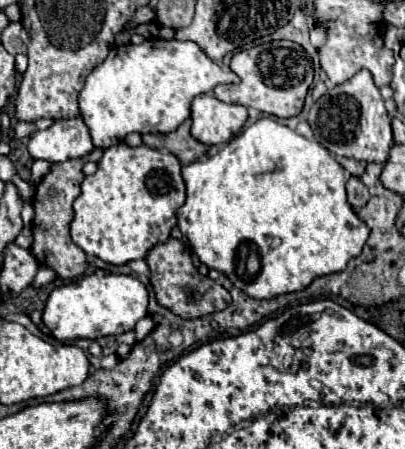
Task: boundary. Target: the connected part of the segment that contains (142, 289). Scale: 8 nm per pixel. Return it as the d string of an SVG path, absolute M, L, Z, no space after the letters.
M106 274L84 276L78 282L70 282L52 290L42 320L50 328L56 340L76 338L102 338L134 330L136 322L148 314L148 290L136 276Z

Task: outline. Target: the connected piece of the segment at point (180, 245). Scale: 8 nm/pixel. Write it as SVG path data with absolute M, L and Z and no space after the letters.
M168 238L162 244L156 244L150 254L146 256L146 262L150 266L150 282L156 292L158 304L172 310L180 318L200 318L204 314L212 314L218 310L224 310L232 304L232 296L228 290L224 290L220 284L210 280L208 276L198 274L198 270L192 264L190 250L184 246L184 242L176 238Z

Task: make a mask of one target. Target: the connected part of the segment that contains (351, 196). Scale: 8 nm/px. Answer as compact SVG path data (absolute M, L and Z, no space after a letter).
M354 176L346 182L346 192L348 192L348 202L350 202L354 208L364 206L364 204L368 202L368 198L370 198L368 188L362 184L360 178L354 178Z

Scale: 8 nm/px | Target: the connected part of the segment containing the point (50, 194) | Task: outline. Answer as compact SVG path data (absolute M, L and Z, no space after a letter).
M94 150L92 154L84 156L84 158L76 158L76 160L68 160L62 164L52 164L52 168L48 170L48 174L42 178L42 182L36 186L34 192L34 210L36 216L32 220L32 234L34 234L34 242L30 246L32 256L38 260L38 264L48 266L56 272L58 278L62 280L72 280L84 274L86 270L86 254L72 242L70 238L70 222L72 222L72 202L80 196L80 184L84 180L82 174L82 166L90 160L98 160L102 156L102 150Z

